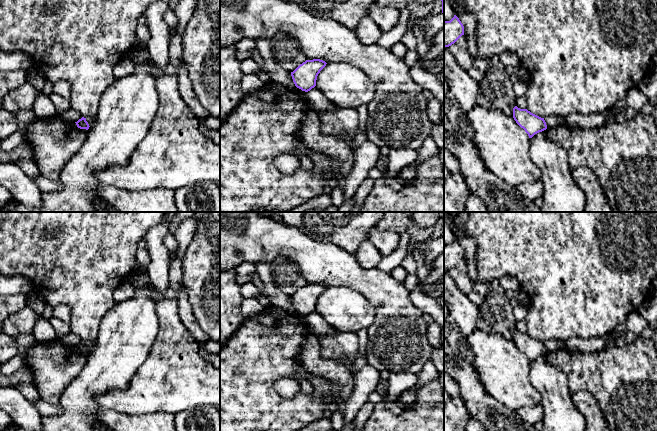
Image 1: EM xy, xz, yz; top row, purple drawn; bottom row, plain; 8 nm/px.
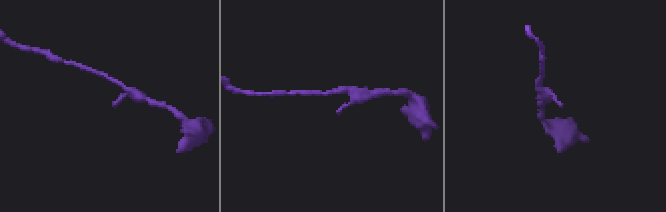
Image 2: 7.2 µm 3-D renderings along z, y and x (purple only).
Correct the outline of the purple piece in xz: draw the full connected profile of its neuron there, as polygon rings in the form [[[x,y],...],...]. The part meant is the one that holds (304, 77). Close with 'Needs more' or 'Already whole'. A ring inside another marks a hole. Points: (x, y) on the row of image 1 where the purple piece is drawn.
[[[320,59],[306,60],[300,64],[291,72],[295,86],[302,91],[310,91],[316,86],[317,76],[326,64],[325,61]]]. Already whole

